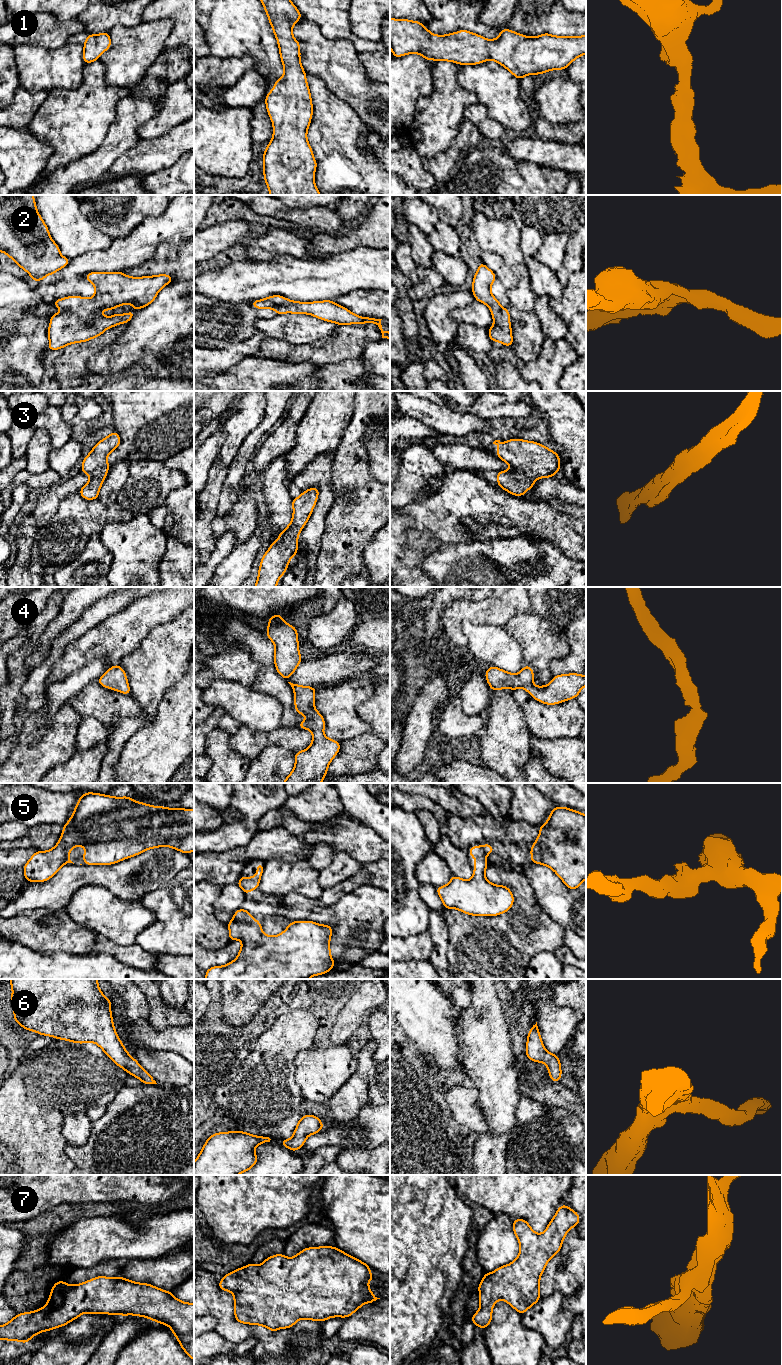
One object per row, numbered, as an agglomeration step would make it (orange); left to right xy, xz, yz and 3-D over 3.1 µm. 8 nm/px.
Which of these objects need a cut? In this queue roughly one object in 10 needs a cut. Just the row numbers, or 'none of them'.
none of them

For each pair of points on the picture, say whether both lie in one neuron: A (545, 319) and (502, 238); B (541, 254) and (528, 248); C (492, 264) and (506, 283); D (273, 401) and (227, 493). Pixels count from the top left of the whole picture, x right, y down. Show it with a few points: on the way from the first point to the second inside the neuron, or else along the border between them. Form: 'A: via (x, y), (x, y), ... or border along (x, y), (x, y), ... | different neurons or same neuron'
A: border along (535, 299), (534, 313), (541, 324) | different neurons
B: border along (542, 235), (542, 244), (532, 255) | different neurons
C: via (497, 269), (505, 278) | same neuron
D: via (266, 424), (251, 440), (236, 470) | same neuron

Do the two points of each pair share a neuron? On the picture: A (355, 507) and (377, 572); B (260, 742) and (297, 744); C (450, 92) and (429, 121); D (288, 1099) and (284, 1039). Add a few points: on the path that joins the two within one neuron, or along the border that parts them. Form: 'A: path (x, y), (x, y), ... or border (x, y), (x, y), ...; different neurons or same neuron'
A: border (379, 528), (365, 546), (363, 563); different neurons
B: path (269, 740), (288, 740); same neuron
C: path (448, 99), (446, 104), (436, 114); same neuron
D: path (284, 1084), (284, 1054); same neuron

